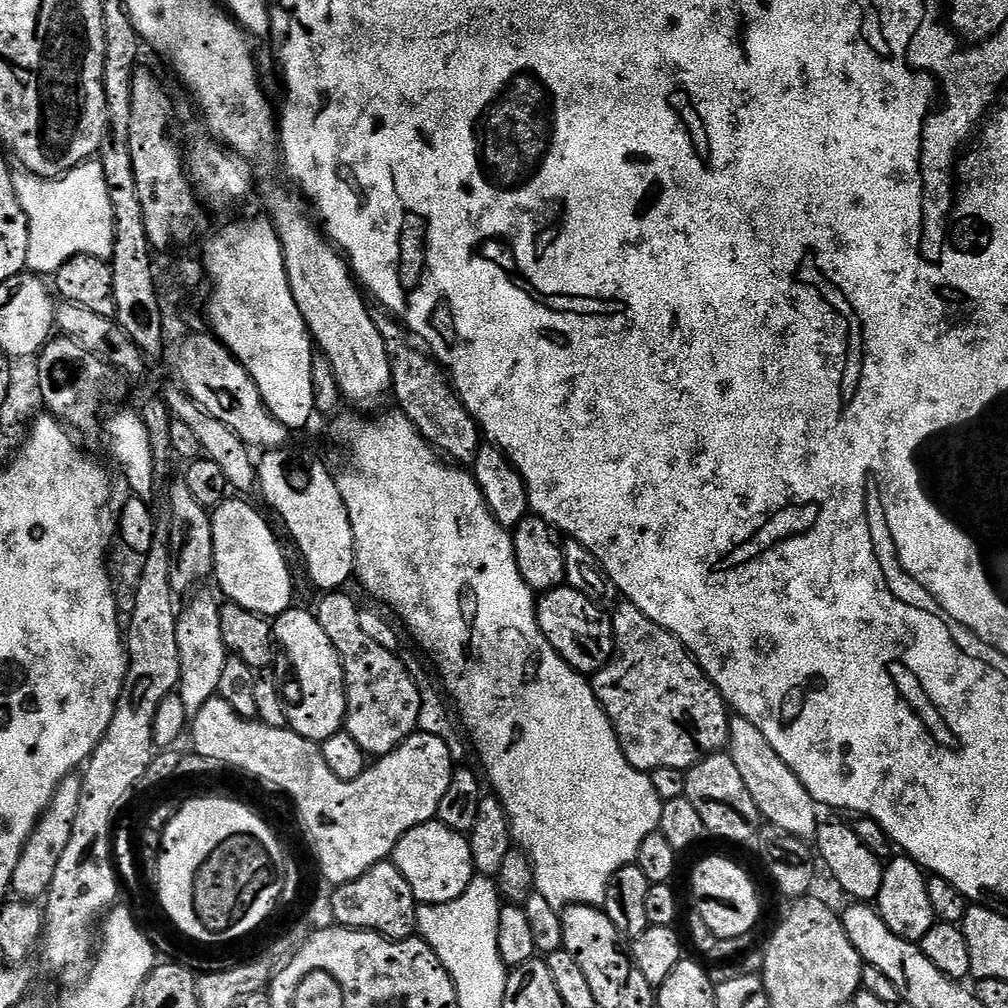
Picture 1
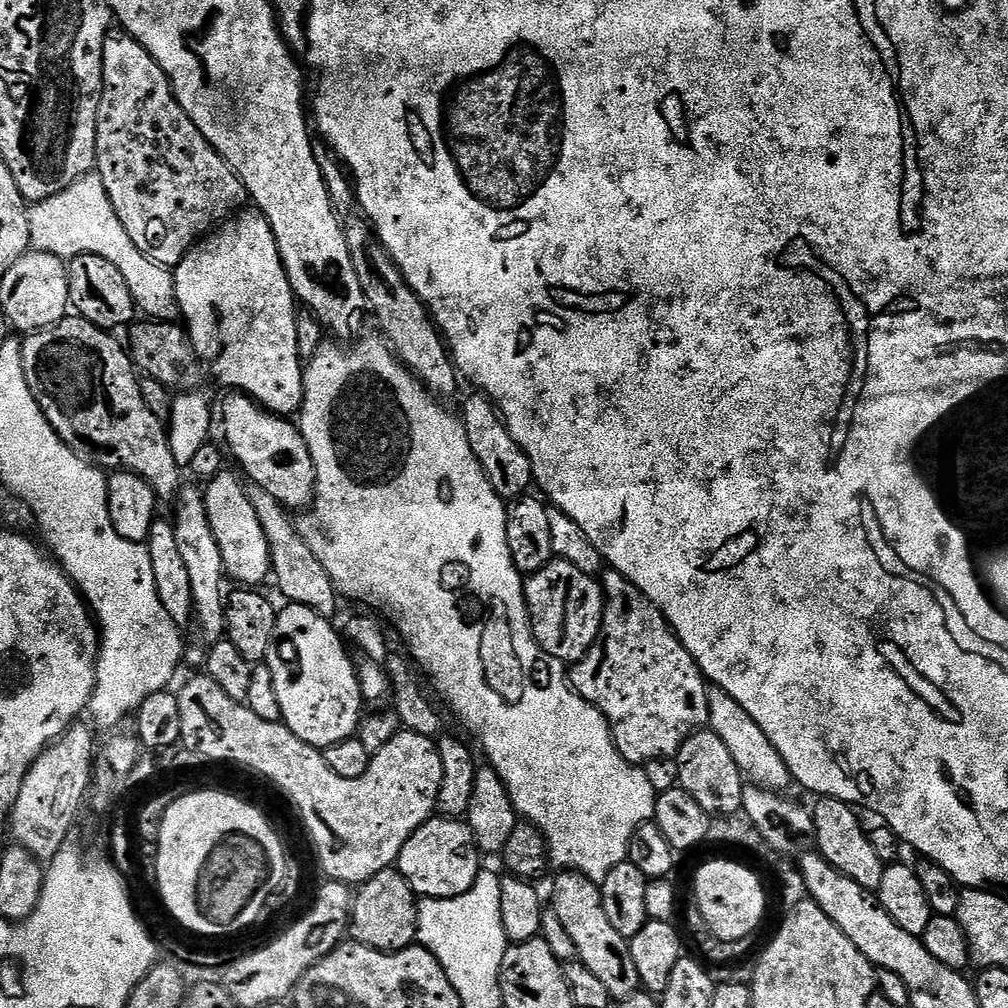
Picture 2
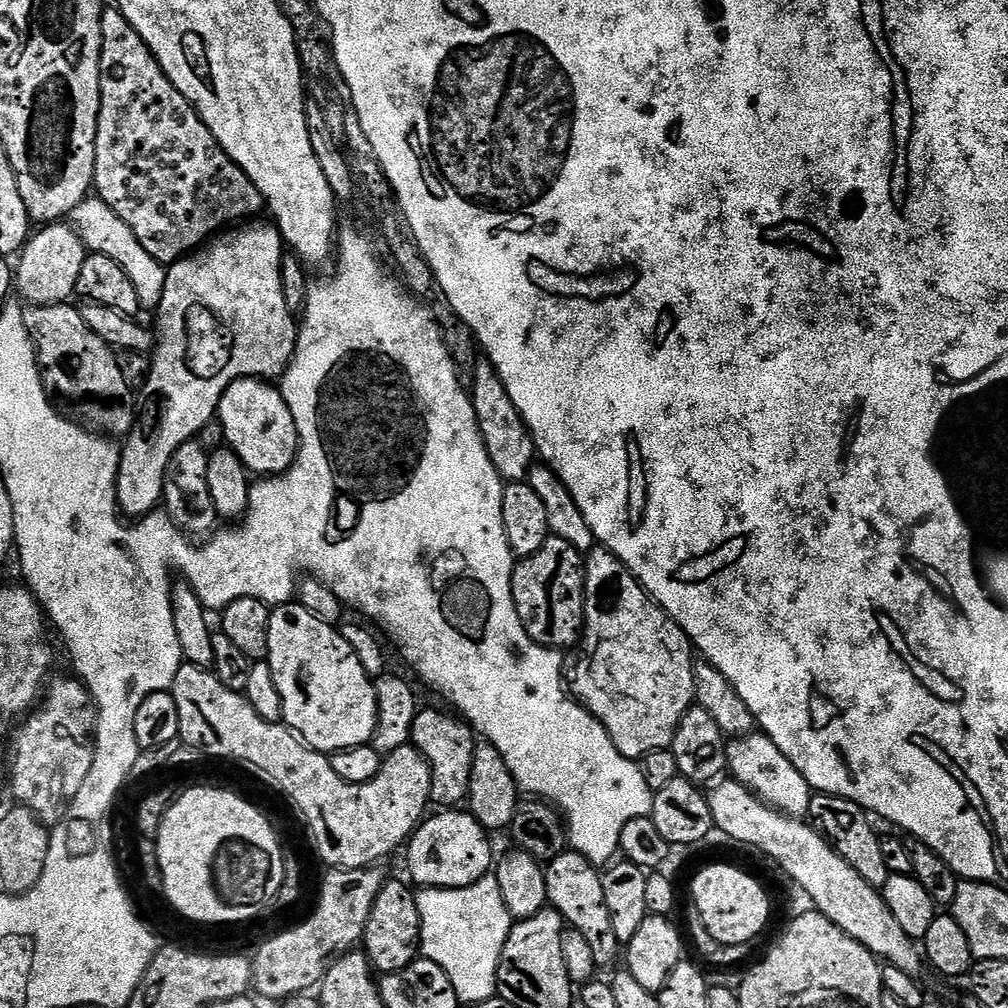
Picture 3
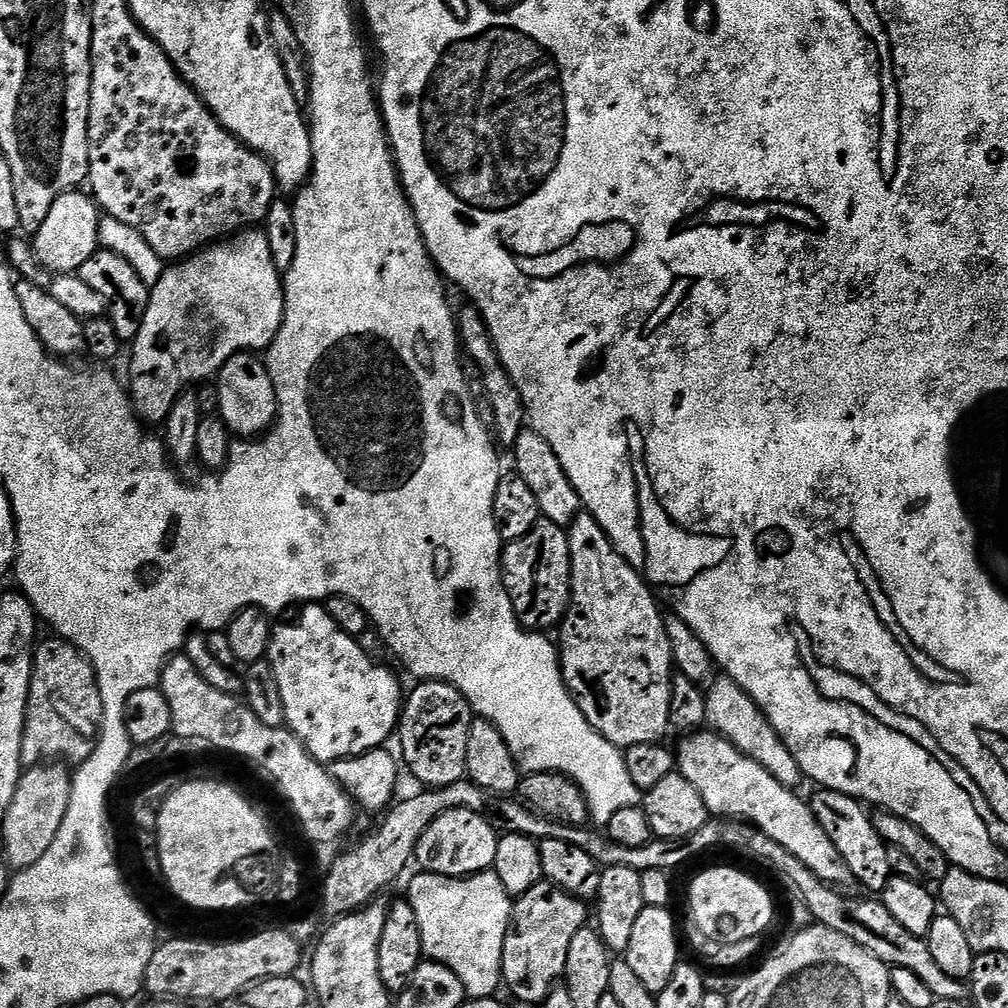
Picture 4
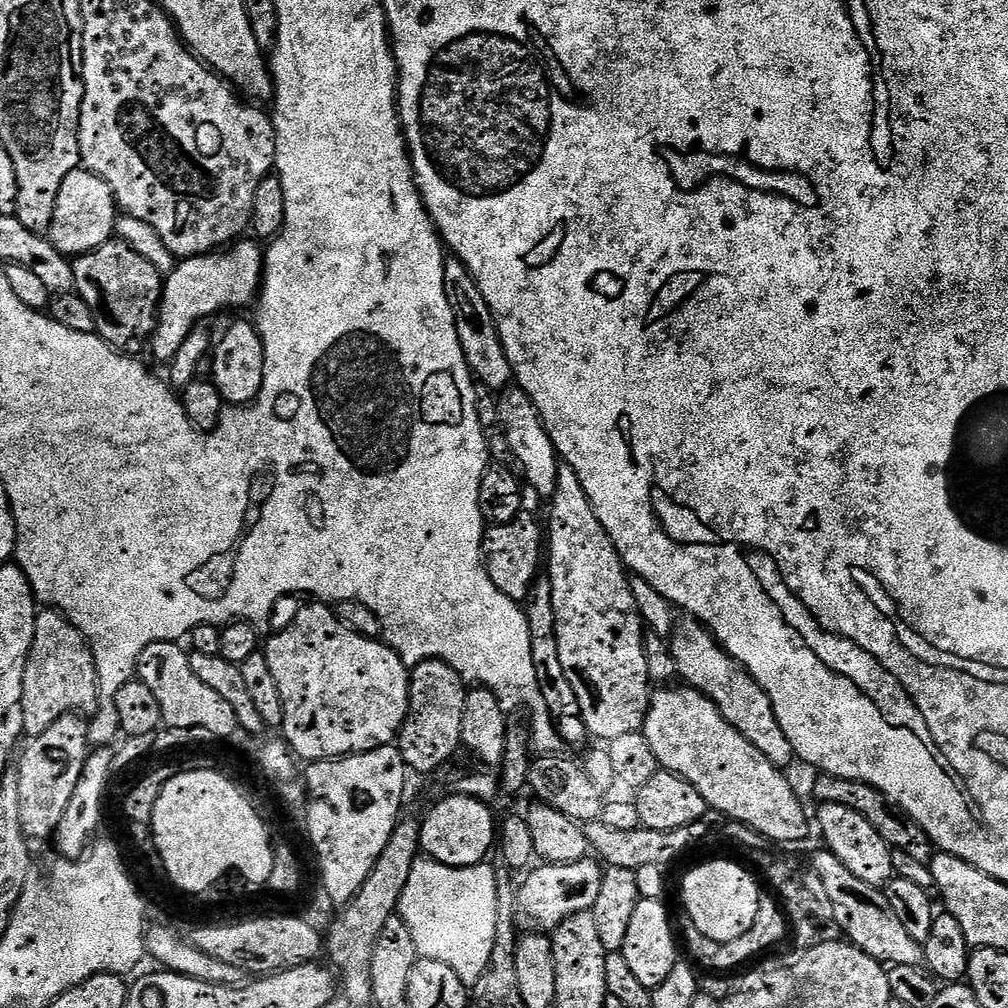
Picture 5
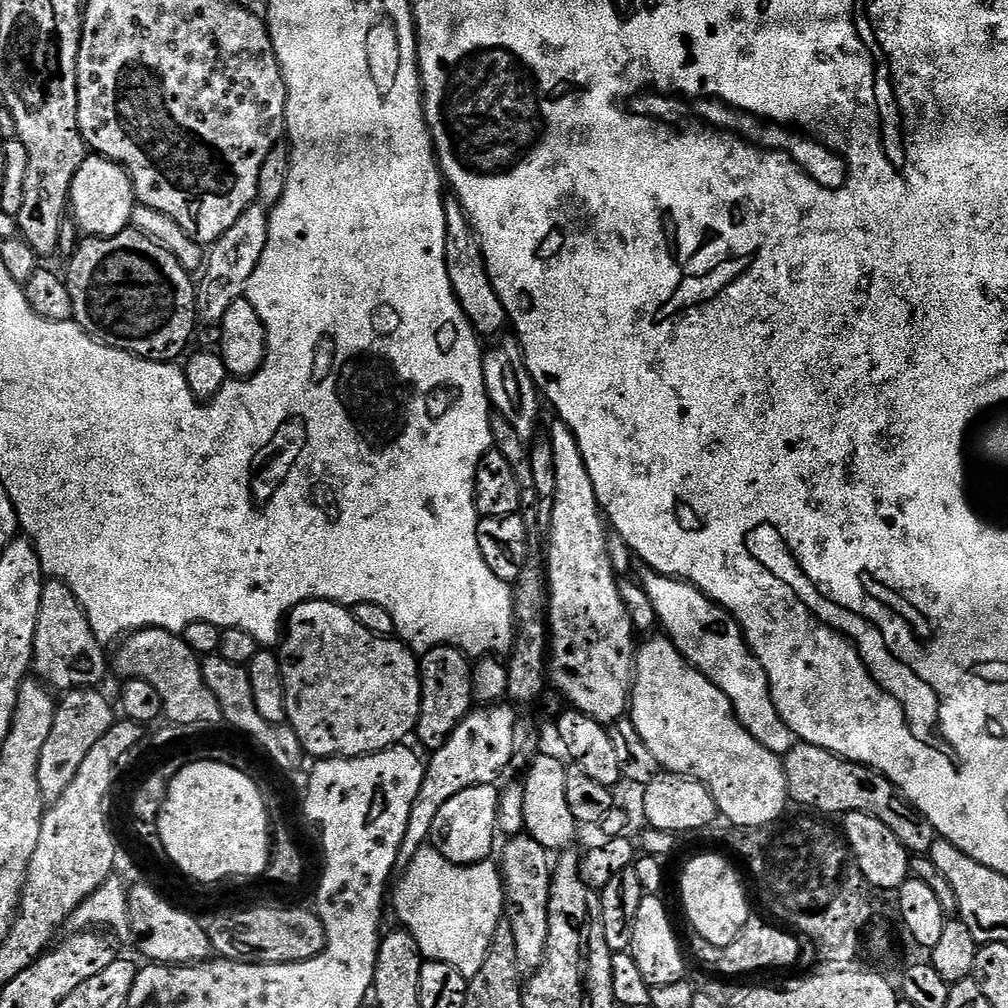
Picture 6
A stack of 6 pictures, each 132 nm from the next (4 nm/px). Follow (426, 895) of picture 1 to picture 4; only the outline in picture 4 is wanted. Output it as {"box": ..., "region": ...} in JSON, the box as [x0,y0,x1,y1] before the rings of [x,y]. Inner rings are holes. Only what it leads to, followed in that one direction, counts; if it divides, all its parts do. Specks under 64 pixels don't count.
{"box":[415,810,500,876],"region":[[[450,810],[434,822],[422,834],[416,847],[415,863],[426,872],[435,876],[475,876],[478,872],[489,871],[496,863],[500,836],[495,828],[486,822],[486,818],[478,818],[470,810]]]}

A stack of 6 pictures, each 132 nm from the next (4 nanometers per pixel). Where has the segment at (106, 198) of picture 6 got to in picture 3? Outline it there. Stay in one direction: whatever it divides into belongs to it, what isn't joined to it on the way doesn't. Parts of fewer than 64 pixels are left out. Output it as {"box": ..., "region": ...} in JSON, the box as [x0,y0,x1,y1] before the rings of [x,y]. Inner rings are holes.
{"box":[14,222,86,304],"region":[[[53,222],[39,229],[40,233],[33,235],[19,253],[20,265],[14,268],[14,280],[18,285],[18,296],[28,304],[63,304],[73,299],[78,282],[78,273],[82,270],[82,262],[86,255],[84,243],[80,234],[68,222]]]}

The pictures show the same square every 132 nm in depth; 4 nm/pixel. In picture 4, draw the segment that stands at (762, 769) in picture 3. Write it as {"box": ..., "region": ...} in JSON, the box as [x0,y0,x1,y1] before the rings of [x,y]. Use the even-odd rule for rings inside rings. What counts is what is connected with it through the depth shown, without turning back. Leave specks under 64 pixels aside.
{"box":[706,678,802,789],"region":[[[716,678],[707,685],[706,724],[709,729],[715,730],[725,740],[730,741],[739,752],[754,758],[754,762],[758,762],[774,778],[778,778],[782,786],[799,789],[802,773],[798,762],[792,756],[792,751],[780,739],[780,735],[766,719],[762,709],[752,700],[752,696],[735,681]]]}

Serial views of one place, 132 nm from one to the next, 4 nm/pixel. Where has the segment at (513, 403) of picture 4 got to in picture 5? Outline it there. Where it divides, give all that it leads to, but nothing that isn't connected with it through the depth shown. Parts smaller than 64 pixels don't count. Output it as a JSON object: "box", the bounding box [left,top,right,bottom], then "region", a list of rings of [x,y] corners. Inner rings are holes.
{"box":[446,258,514,389],"region":[[[455,258],[446,264],[448,270],[448,290],[452,303],[456,305],[457,317],[462,321],[462,339],[464,352],[468,355],[468,362],[472,365],[475,379],[488,388],[507,389],[508,383],[513,383],[514,369],[508,361],[508,351],[504,349],[504,342],[500,339],[498,321],[494,310],[488,304],[488,299],[482,294],[472,273],[464,267],[464,263]]]}

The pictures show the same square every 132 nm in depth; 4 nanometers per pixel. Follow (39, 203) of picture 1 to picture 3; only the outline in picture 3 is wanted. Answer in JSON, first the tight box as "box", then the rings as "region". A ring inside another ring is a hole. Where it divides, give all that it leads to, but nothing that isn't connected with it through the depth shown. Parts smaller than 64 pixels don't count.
{"box":[70,198,167,310],"region":[[[98,198],[81,202],[72,211],[70,220],[88,252],[106,254],[106,258],[114,258],[114,262],[118,262],[118,266],[126,270],[126,278],[130,278],[130,282],[134,282],[134,290],[138,290],[141,309],[156,310],[162,302],[163,287],[167,278],[166,268],[154,258],[150,258],[150,254],[146,254],[142,242],[134,238],[134,230],[130,230],[130,226],[126,226],[126,222],[122,222],[122,218],[118,218],[118,214],[114,214],[114,210],[110,210],[110,206],[106,206],[106,202]]]}

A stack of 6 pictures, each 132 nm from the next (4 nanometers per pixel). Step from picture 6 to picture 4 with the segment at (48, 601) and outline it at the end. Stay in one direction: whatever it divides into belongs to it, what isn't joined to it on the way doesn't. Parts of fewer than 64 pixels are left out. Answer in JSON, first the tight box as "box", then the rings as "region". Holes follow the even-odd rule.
{"box":[20,639,104,766],"region":[[[41,639],[32,658],[32,681],[26,706],[20,759],[28,766],[40,766],[45,762],[67,762],[69,765],[79,766],[86,758],[90,758],[90,754],[96,748],[100,724],[104,721],[102,694],[98,690],[96,671],[87,656],[79,648],[75,648],[69,640],[51,639]]]}

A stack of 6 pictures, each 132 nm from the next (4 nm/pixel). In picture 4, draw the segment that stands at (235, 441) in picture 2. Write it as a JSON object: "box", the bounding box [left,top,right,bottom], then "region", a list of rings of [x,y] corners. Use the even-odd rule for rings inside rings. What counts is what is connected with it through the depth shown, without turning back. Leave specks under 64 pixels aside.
{"box":[218,352,276,438],"region":[[[239,352],[221,366],[218,373],[221,406],[218,413],[229,432],[240,438],[256,438],[276,422],[276,391],[268,365],[259,355]]]}

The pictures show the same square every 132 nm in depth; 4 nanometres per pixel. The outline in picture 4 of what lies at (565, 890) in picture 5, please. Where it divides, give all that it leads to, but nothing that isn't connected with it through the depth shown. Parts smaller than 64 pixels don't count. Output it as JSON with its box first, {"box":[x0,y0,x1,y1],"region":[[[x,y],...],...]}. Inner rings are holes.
{"box":[500,882,590,1005],"region":[[[547,882],[530,886],[526,894],[515,897],[502,946],[500,974],[503,987],[509,988],[522,1003],[543,1005],[548,993],[563,977],[570,942],[574,942],[574,934],[590,920],[589,905],[587,908],[584,904],[587,903],[581,897],[554,890]]]}

